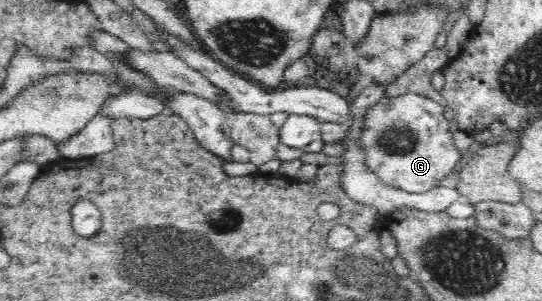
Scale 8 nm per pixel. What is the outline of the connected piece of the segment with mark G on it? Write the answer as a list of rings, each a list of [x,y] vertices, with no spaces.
[[[411,92],[397,98],[384,97],[369,108],[359,144],[366,153],[369,169],[379,175],[383,184],[410,193],[427,192],[439,187],[443,178],[464,162],[466,157],[457,150],[444,108]]]

